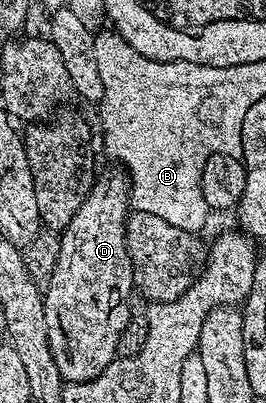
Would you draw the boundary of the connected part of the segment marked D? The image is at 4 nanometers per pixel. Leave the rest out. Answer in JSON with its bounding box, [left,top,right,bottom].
[43,167,135,383]

